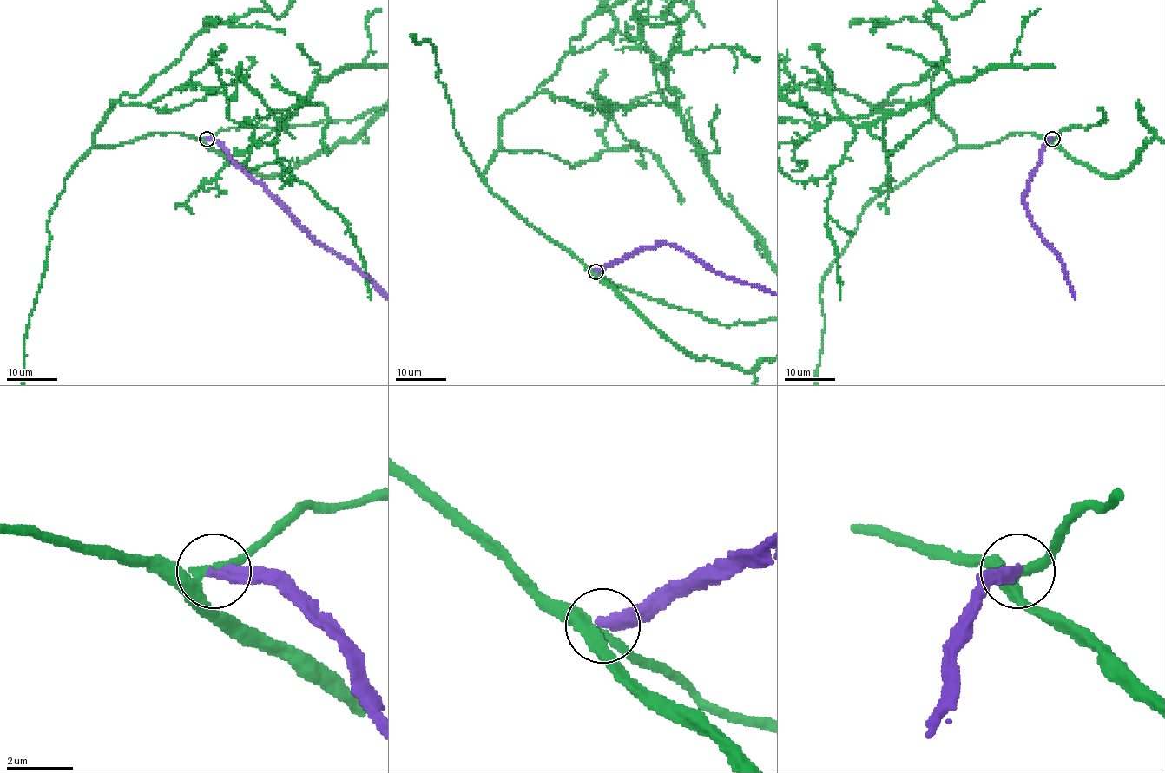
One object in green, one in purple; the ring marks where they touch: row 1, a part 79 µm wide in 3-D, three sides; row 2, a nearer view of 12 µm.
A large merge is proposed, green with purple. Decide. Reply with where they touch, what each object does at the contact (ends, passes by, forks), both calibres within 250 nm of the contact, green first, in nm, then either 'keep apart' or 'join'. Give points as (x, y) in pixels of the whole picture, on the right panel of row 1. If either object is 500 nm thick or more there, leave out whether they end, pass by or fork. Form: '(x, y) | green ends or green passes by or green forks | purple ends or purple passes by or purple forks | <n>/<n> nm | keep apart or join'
(1052, 139) | green forks | purple ends | 240/380 nm | keep apart

